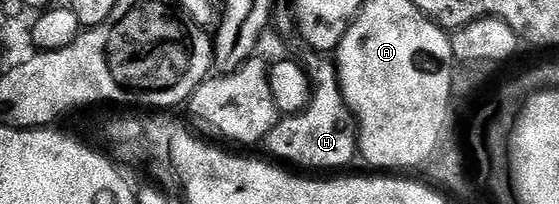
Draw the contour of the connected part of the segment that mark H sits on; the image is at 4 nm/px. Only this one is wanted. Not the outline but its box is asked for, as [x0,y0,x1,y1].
[266,62,359,173]

